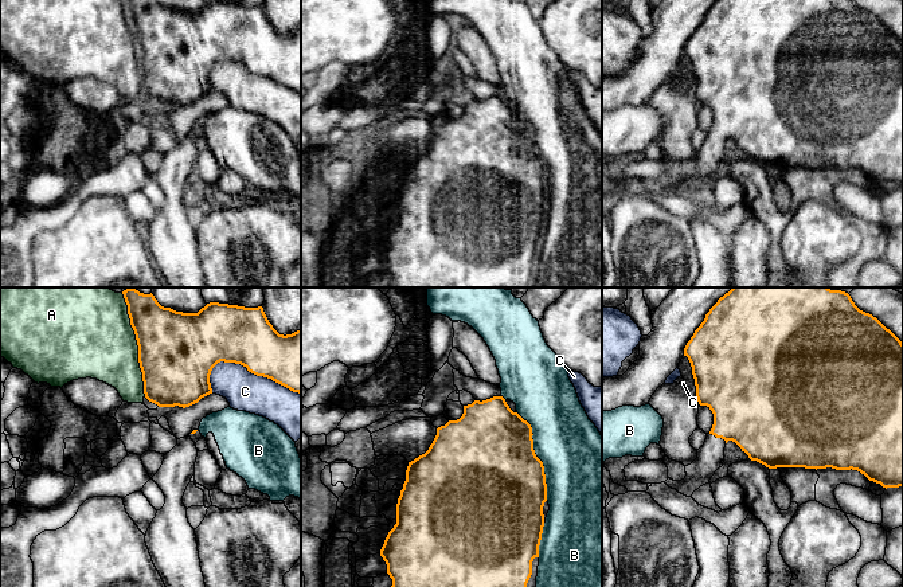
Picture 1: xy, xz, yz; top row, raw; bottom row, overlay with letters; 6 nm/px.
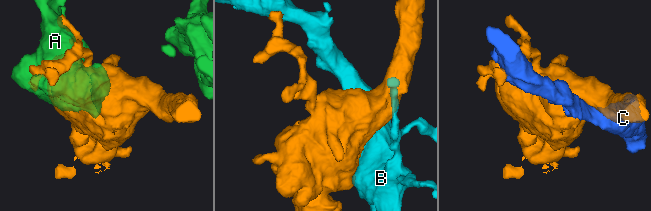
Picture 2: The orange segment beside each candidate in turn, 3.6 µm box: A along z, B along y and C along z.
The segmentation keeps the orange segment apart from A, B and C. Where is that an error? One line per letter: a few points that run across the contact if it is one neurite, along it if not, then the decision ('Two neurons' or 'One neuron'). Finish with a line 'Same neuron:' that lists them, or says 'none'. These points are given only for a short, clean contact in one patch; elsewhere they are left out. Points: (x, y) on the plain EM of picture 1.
A: Two neurons
B: Two neurons
C: Two neurons
Same neuron: none

